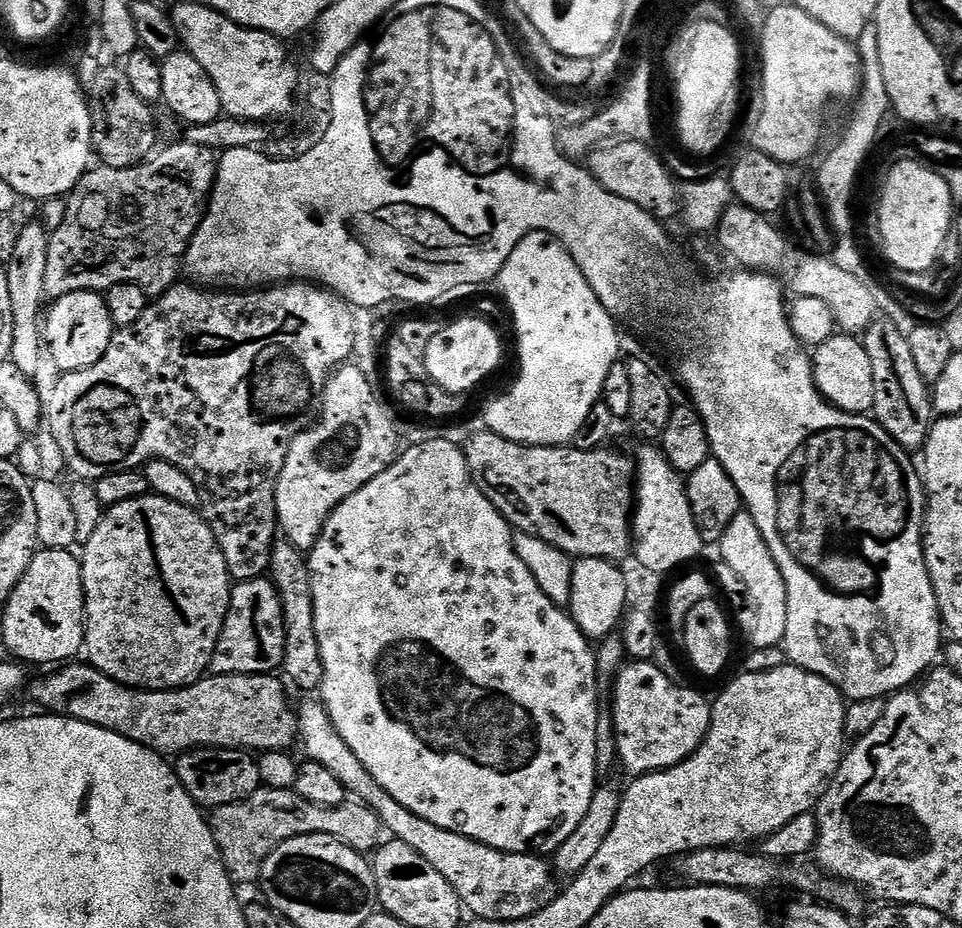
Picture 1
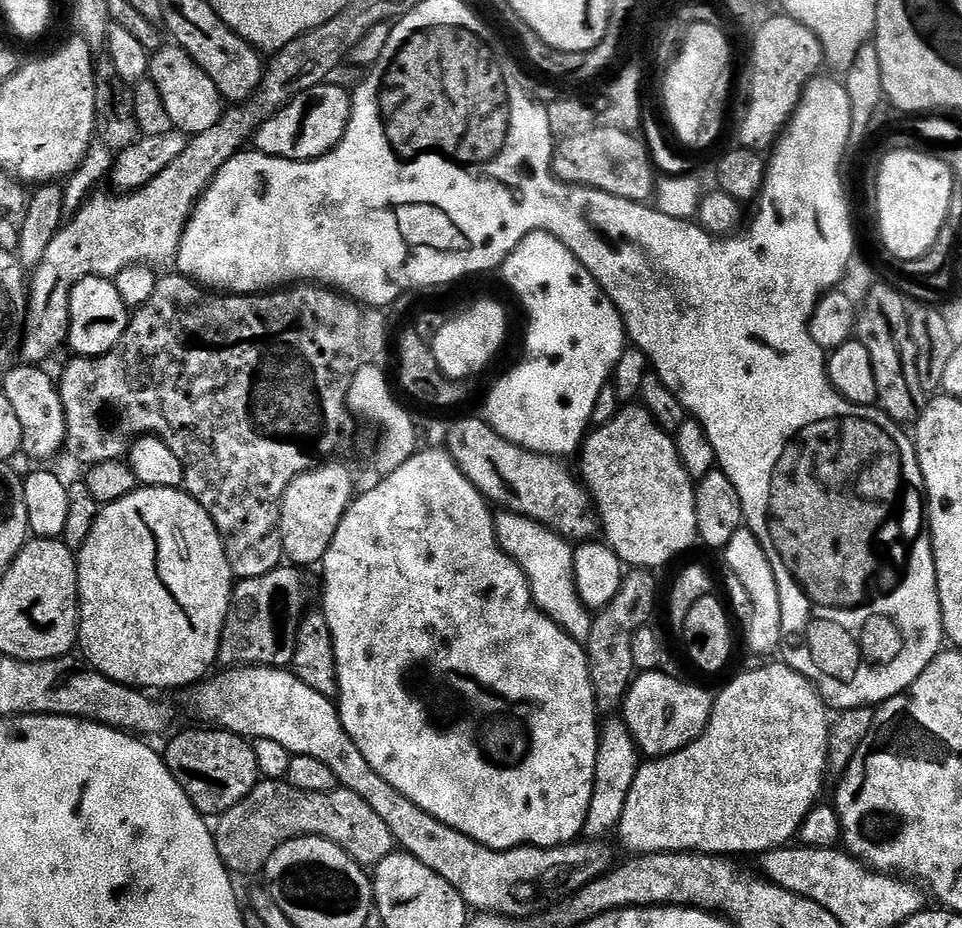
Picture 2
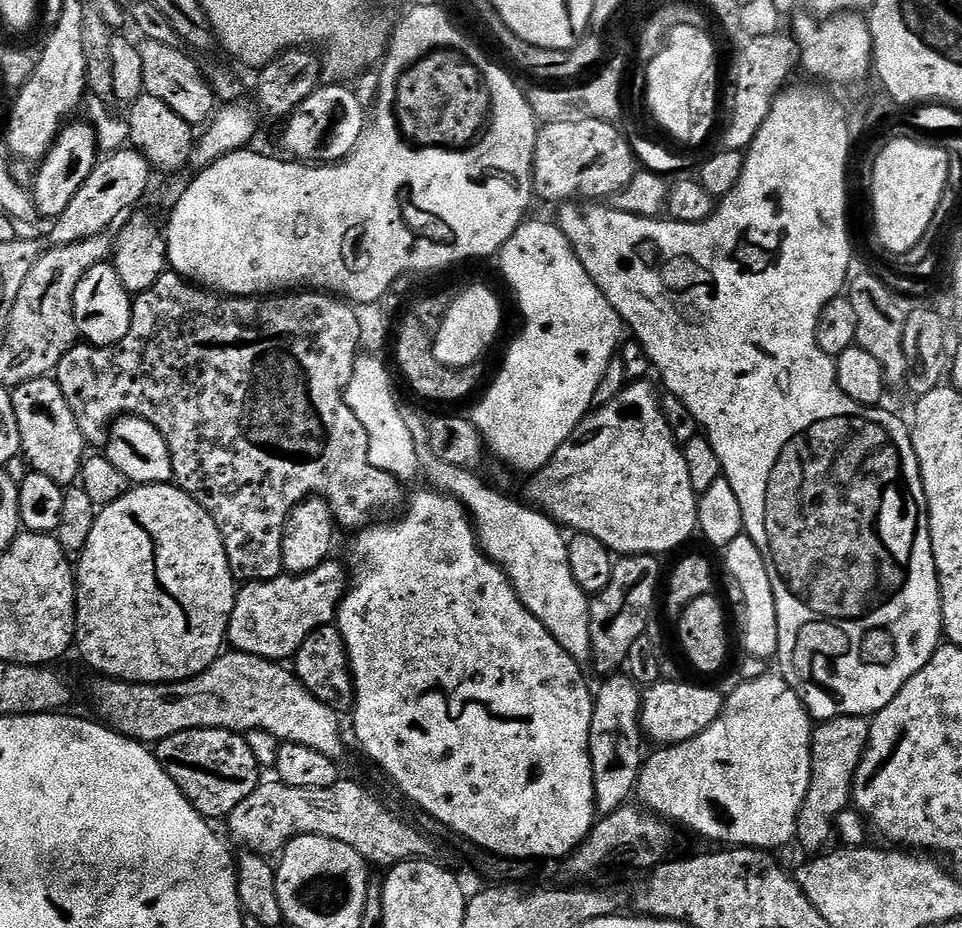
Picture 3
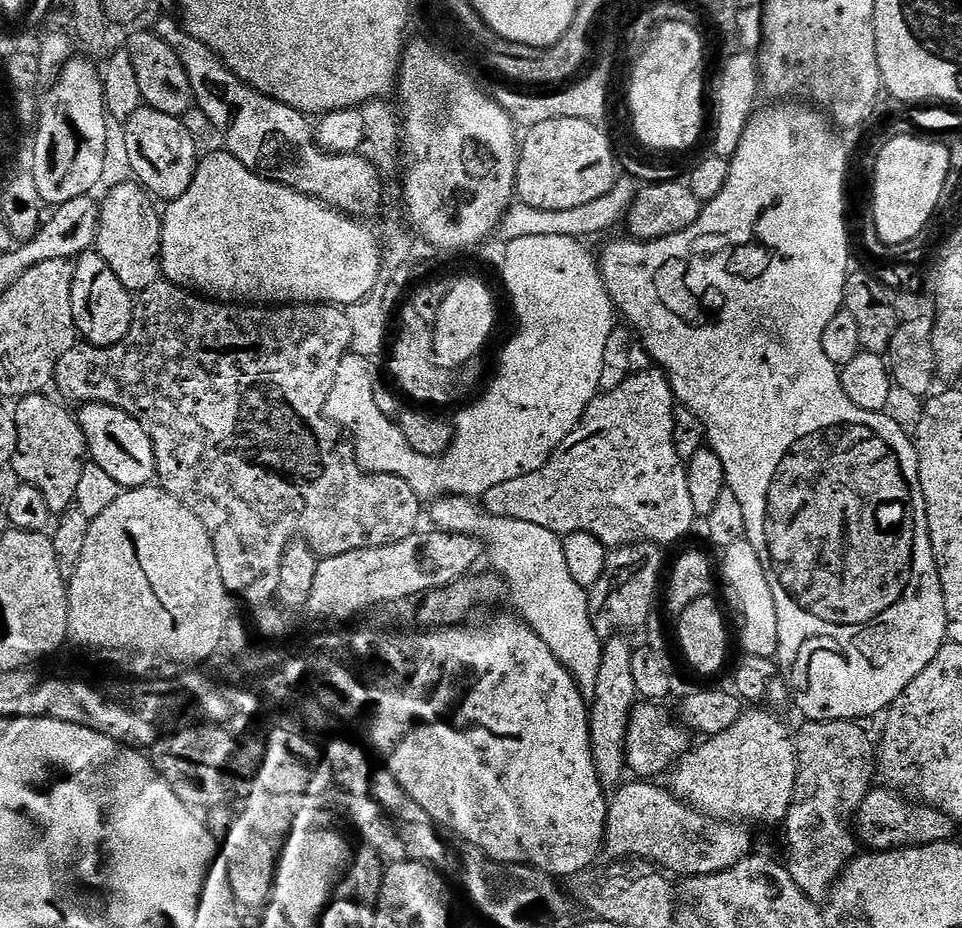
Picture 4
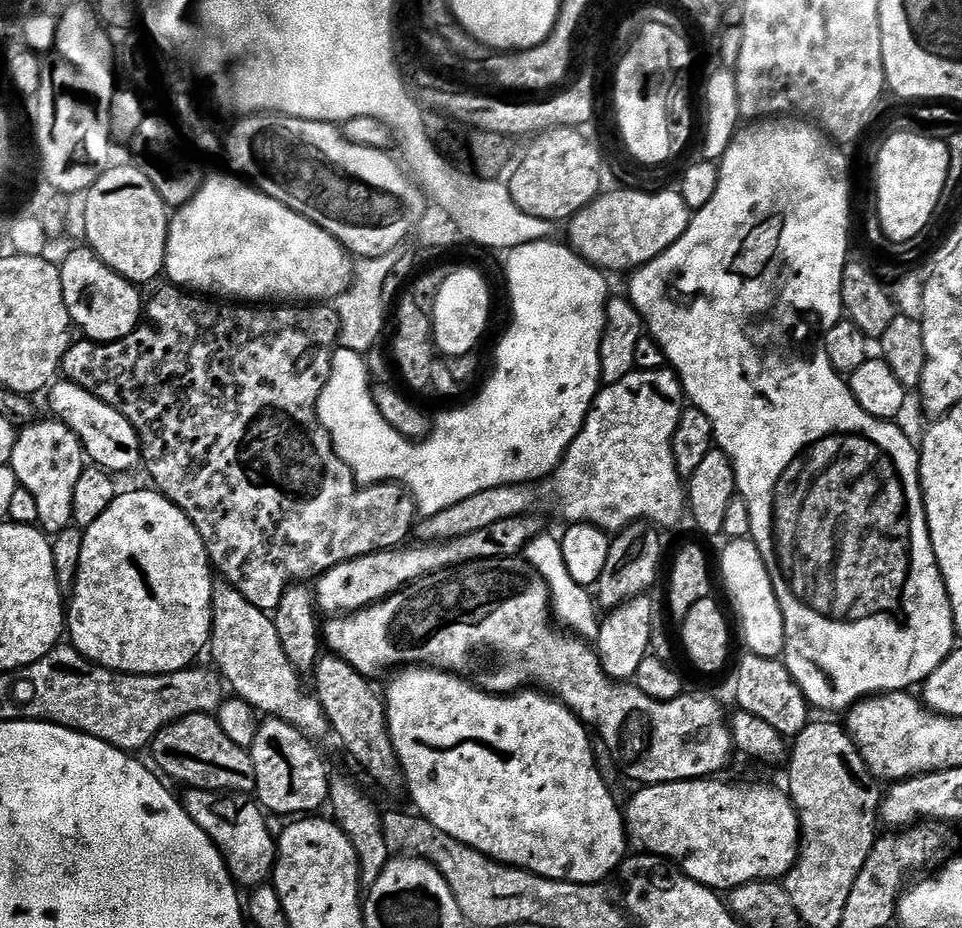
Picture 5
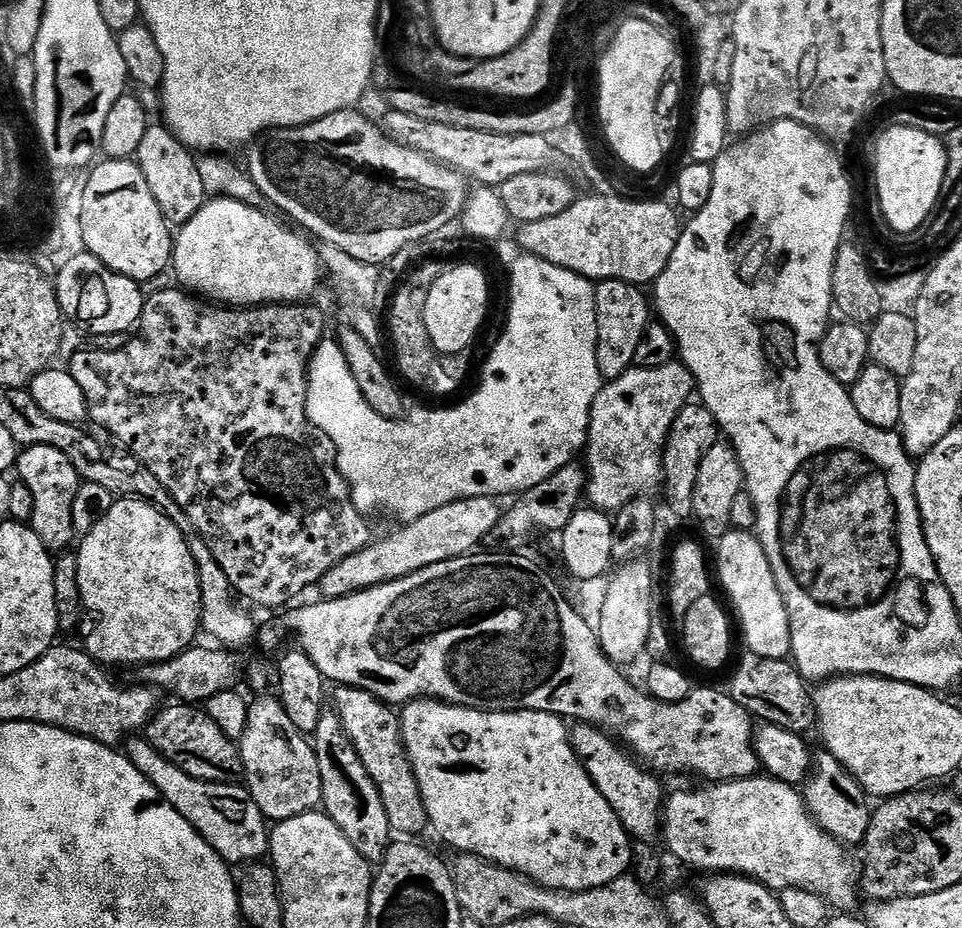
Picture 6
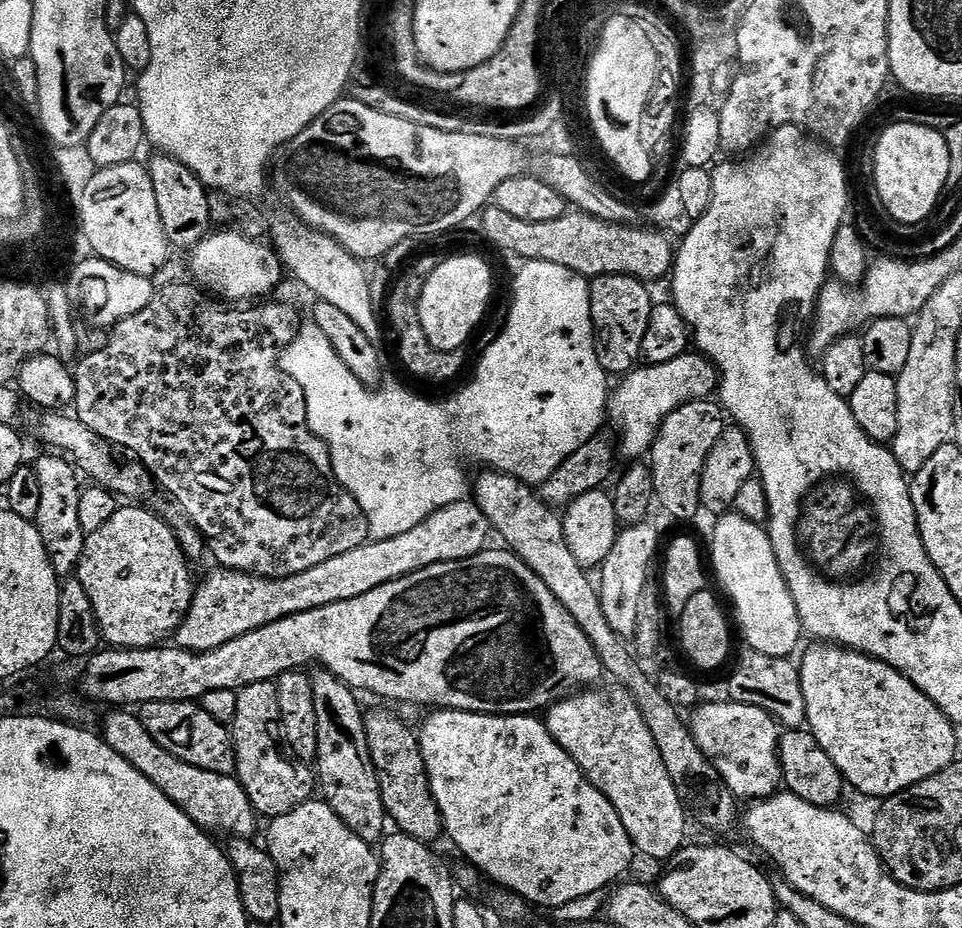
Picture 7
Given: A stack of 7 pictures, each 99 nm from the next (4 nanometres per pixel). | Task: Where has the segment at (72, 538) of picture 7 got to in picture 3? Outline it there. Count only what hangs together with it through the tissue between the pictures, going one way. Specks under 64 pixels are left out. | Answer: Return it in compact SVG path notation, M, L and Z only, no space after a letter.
M51 376L34 378L11 389L14 414L18 418L20 451L28 459L28 468L46 474L61 486L72 486L79 481L80 468L86 459L84 452L85 429L78 426L74 410L66 402L58 382Z

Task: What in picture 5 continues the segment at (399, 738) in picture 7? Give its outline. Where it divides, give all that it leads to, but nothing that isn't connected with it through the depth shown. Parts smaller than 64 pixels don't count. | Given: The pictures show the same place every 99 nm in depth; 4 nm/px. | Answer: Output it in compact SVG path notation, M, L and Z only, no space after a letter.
M331 654L321 655L320 659L316 662L310 679L316 683L316 688L314 687L316 701L319 702L326 714L335 739L338 738L344 743L345 750L360 763L361 768L372 778L378 787L385 788L388 792L396 792L399 788L401 791L405 787L404 771L400 765L398 754L394 750L394 742L390 738L385 701L382 699L381 693L379 696L372 689L373 681L358 670L354 670L354 666L350 666L346 661L340 659L339 656Z

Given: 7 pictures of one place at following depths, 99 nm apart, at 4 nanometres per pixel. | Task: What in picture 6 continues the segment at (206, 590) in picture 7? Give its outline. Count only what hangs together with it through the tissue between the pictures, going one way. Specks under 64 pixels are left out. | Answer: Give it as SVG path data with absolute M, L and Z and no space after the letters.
M491 496L450 502L450 506L438 506L438 510L422 514L422 518L400 526L397 532L381 540L380 537L373 539L372 543L358 550L358 554L350 554L322 577L318 585L319 595L337 600L340 596L349 596L351 592L360 592L391 580L401 580L431 564L477 551L500 520L502 508L496 504L499 503Z

